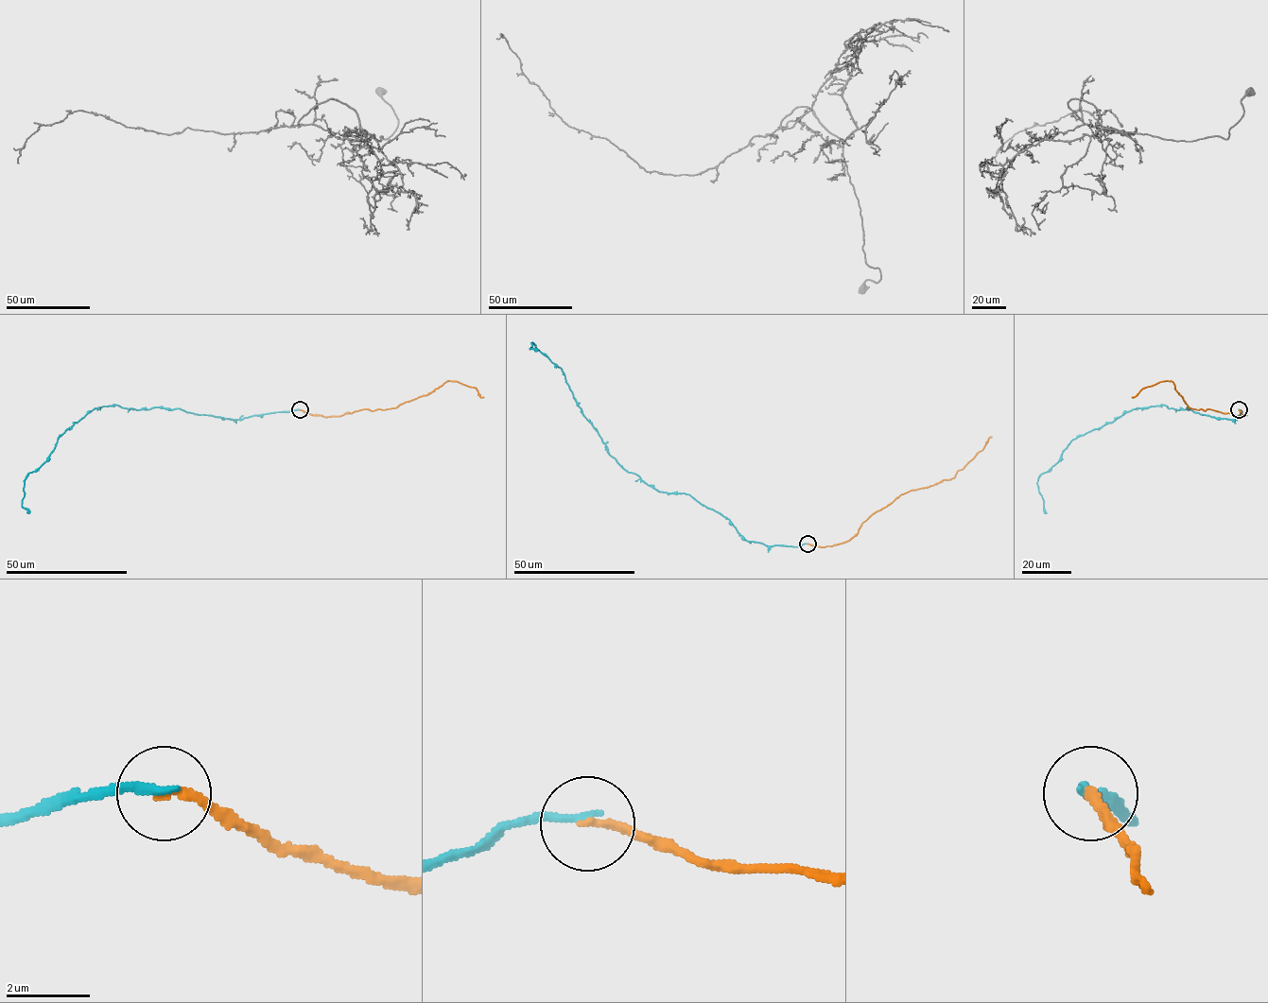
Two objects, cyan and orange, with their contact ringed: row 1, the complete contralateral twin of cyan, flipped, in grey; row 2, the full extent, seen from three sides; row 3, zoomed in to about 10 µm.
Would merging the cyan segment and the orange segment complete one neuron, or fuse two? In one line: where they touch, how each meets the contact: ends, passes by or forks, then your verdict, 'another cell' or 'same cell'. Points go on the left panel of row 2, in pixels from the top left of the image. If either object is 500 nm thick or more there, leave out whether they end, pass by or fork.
(300, 409) | cyan ends | orange ends | another cell

